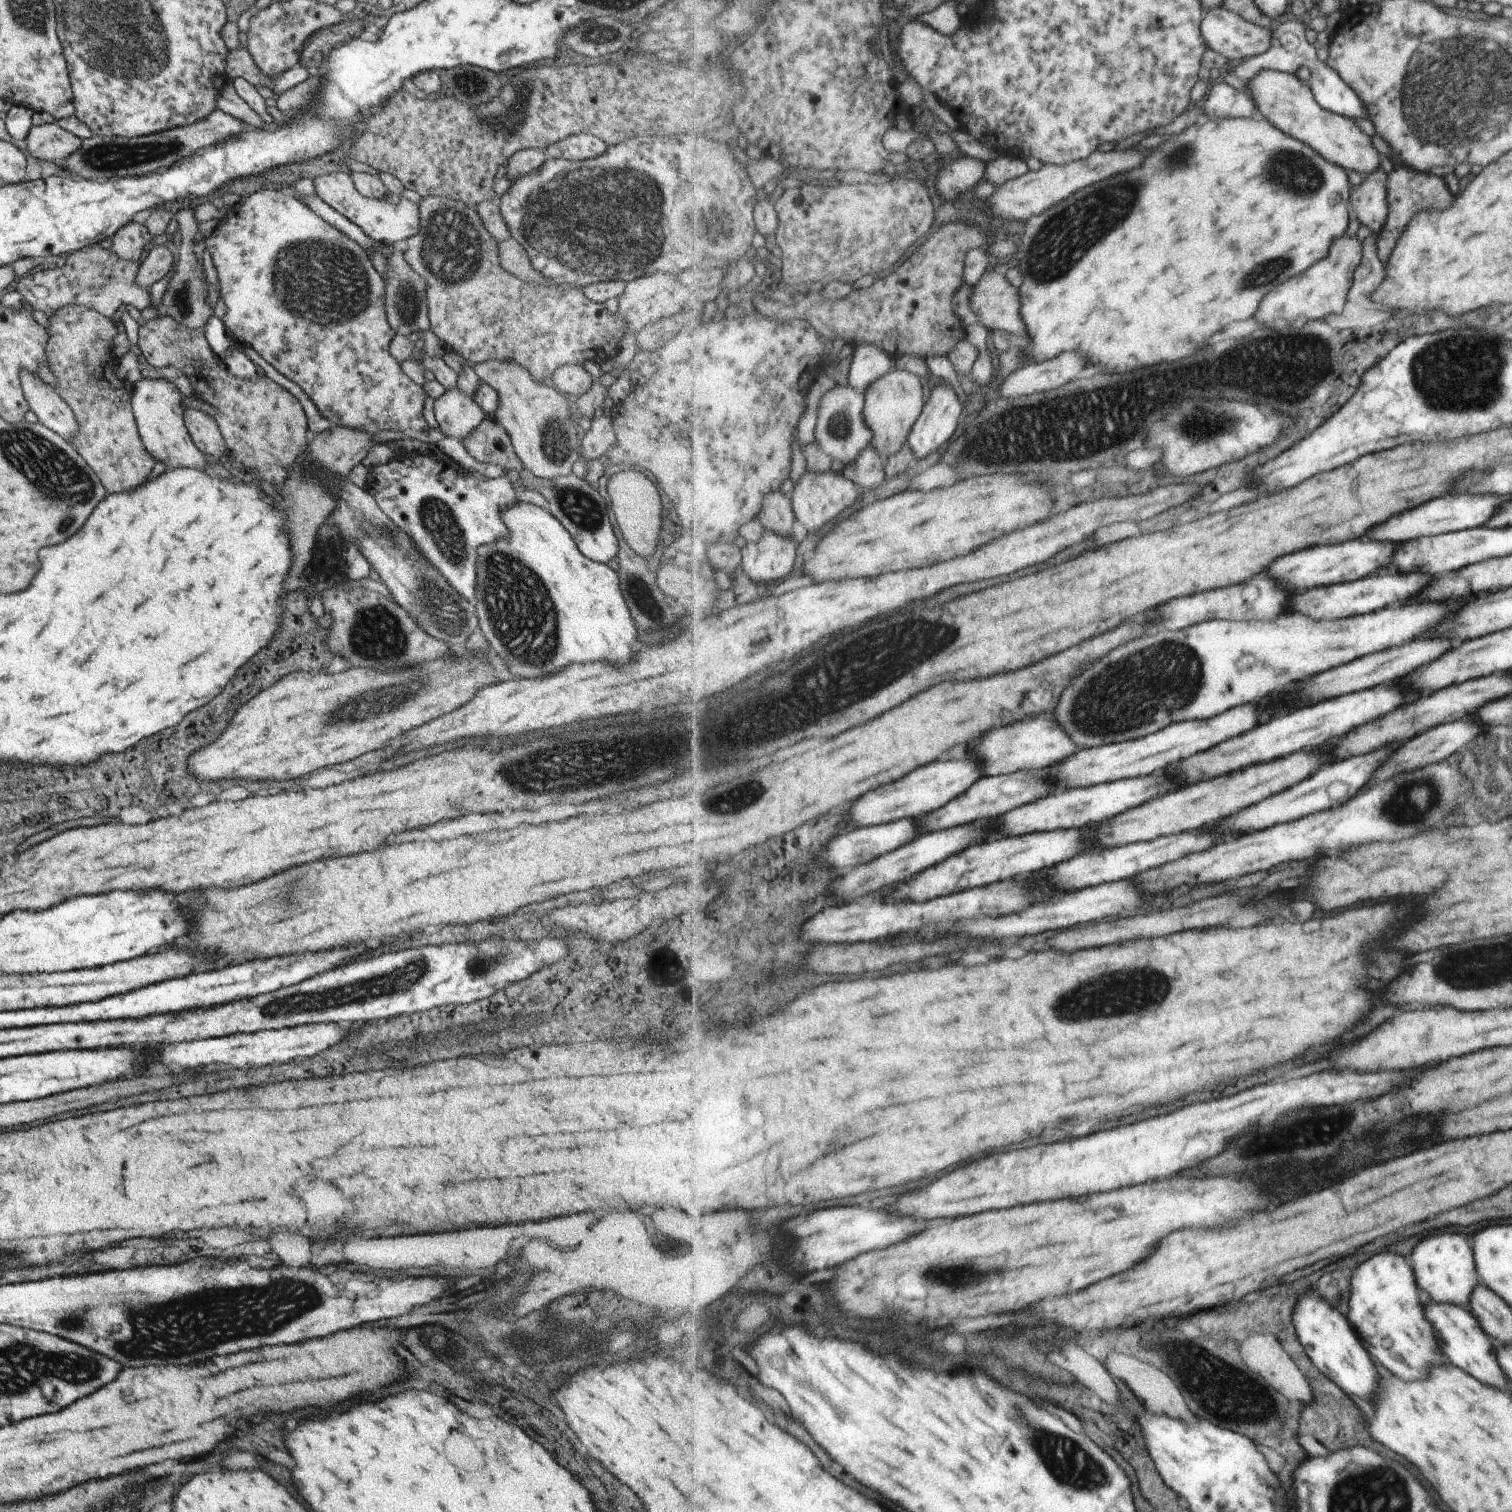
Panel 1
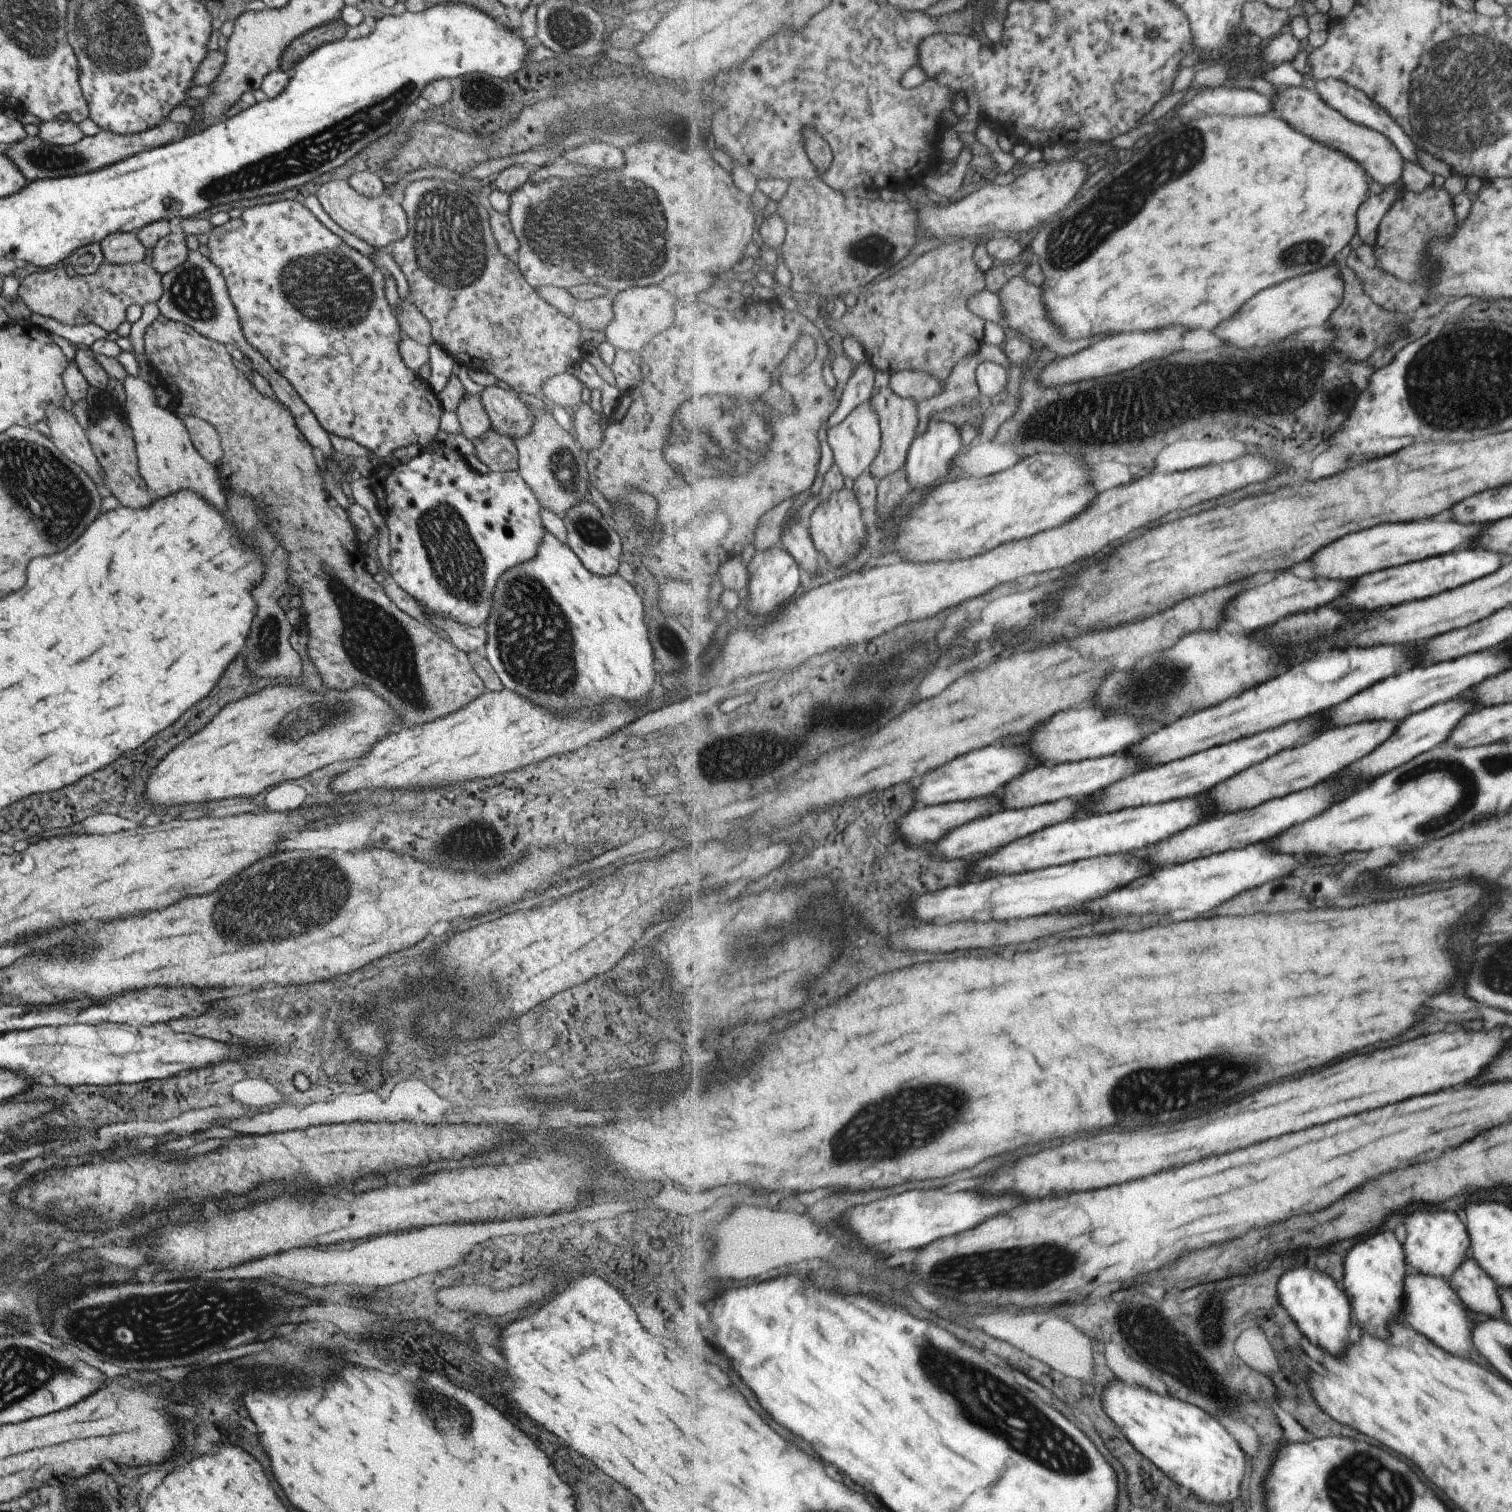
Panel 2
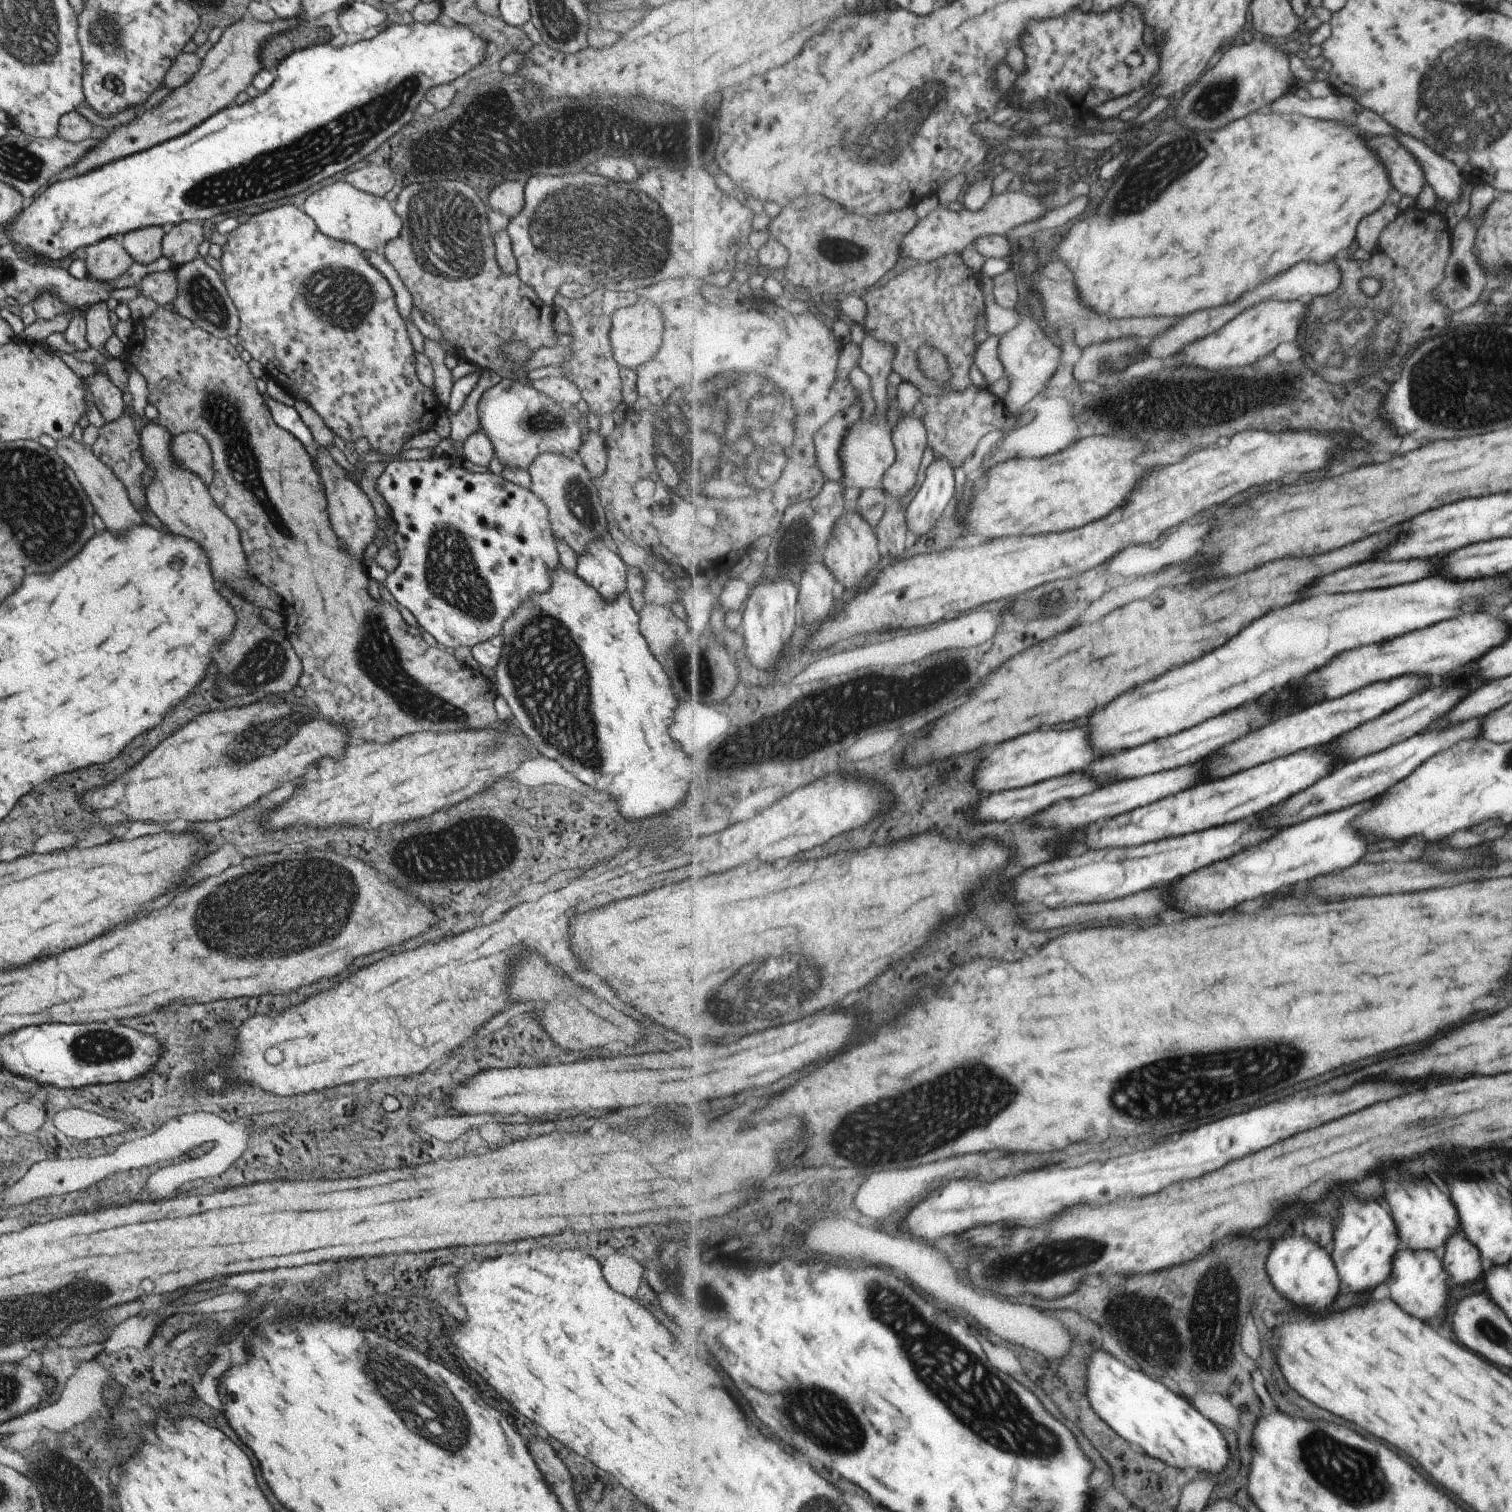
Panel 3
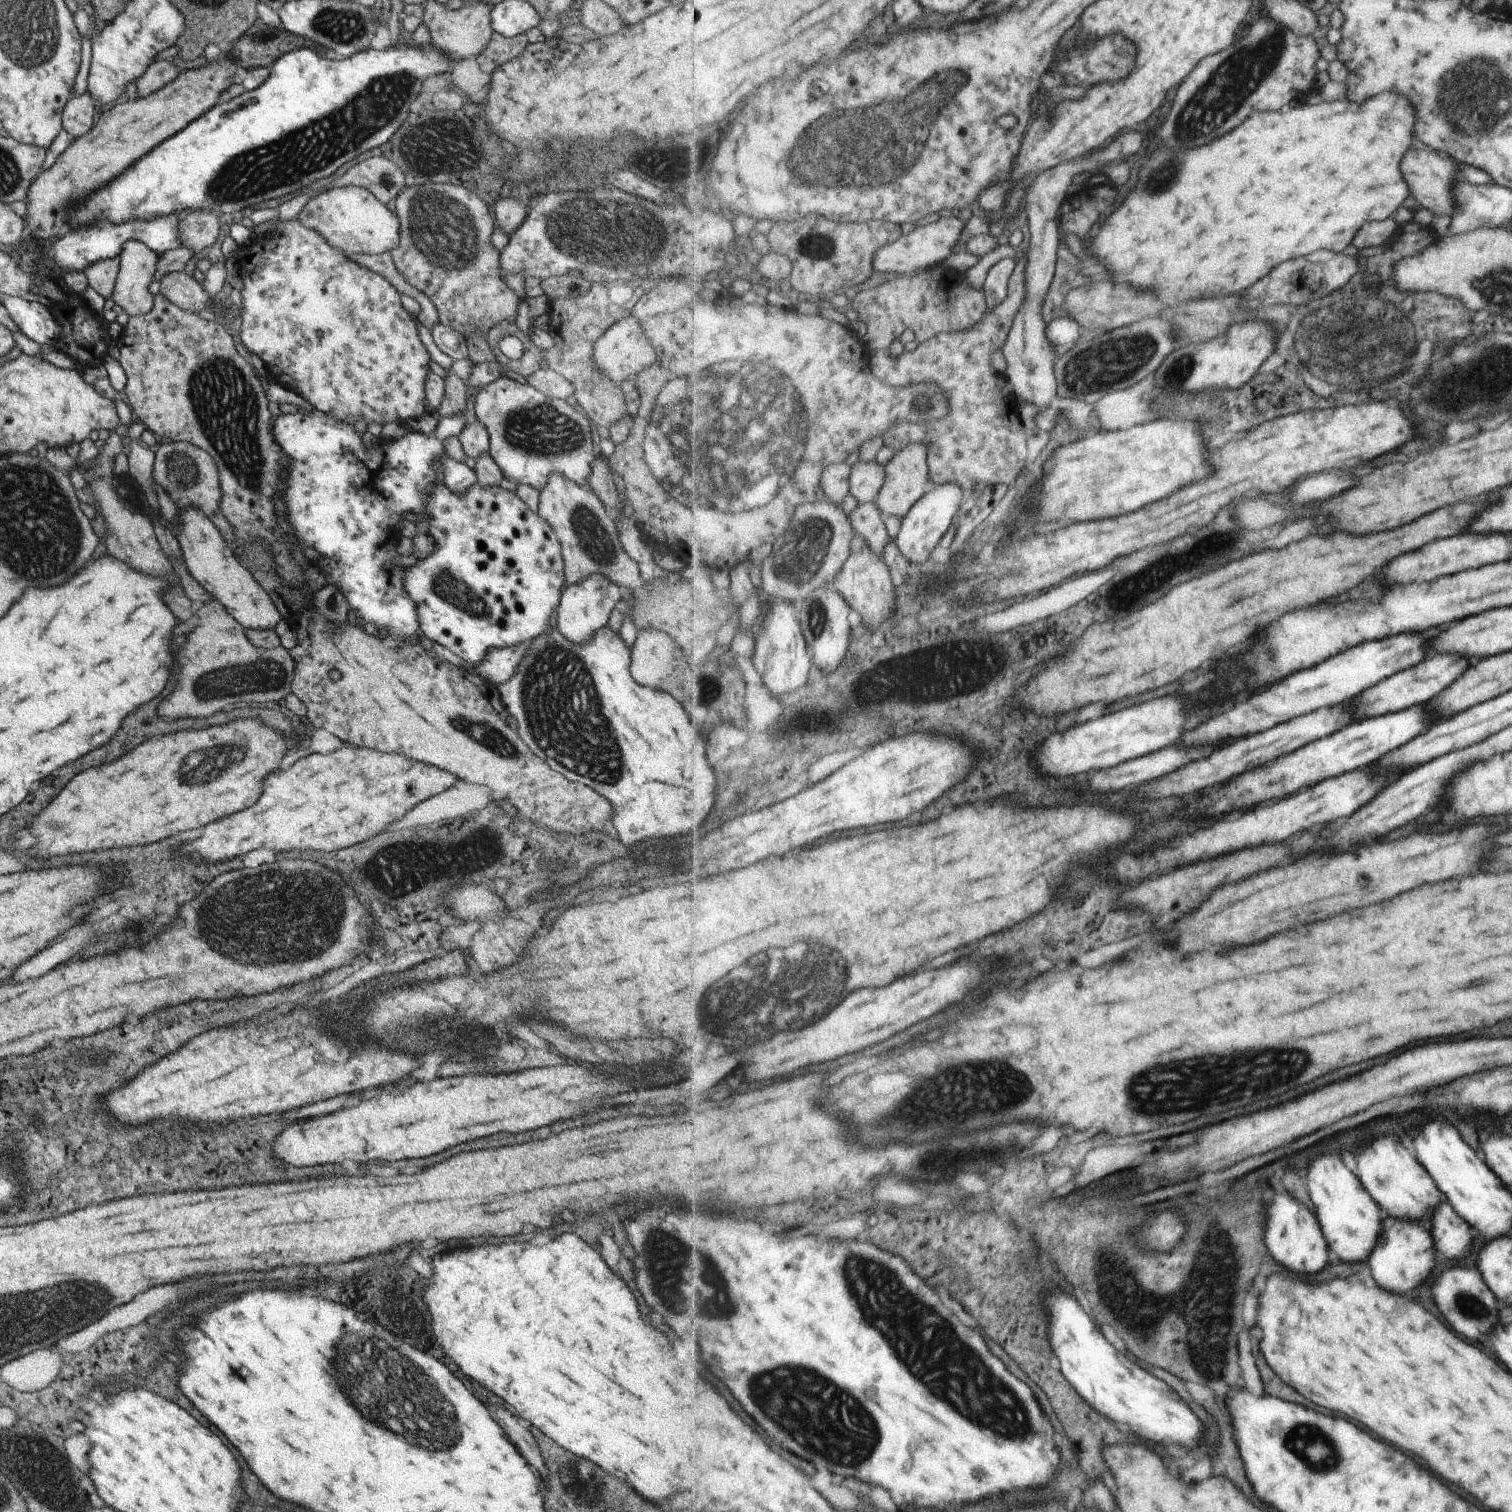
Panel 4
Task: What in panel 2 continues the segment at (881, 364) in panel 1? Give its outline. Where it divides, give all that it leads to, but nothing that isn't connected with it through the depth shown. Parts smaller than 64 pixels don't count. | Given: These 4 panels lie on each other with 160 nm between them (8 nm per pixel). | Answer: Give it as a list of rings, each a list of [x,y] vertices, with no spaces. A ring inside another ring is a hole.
[[[870,362],[856,366],[852,376],[844,386],[839,408],[828,421],[828,429],[841,425],[855,408],[869,402],[876,388],[876,372],[877,369]]]

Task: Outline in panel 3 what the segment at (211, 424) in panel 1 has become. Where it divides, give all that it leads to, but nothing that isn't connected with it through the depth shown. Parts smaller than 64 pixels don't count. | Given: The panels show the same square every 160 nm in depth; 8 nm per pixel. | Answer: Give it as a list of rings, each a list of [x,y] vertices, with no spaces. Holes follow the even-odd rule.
[[[183,432],[171,438],[169,456],[177,468],[193,472],[207,486],[214,477],[209,446],[197,432]]]

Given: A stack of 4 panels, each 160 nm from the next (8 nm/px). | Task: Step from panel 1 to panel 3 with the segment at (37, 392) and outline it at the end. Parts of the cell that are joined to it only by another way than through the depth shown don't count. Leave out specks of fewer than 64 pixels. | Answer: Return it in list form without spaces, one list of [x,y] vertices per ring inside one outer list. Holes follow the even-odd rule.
[[[69,436],[56,442],[53,450],[69,466],[107,530],[125,530],[127,526],[143,523],[140,514],[128,499],[123,483],[91,454],[90,448],[85,448],[82,442],[73,442]]]

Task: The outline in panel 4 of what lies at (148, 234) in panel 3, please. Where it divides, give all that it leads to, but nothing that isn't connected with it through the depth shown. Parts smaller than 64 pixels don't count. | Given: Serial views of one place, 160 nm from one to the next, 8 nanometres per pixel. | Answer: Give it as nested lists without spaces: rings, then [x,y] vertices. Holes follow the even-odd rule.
[[[129,240],[121,246],[117,277],[110,300],[128,316],[146,314],[152,308],[148,285],[155,276],[158,258],[145,244]]]

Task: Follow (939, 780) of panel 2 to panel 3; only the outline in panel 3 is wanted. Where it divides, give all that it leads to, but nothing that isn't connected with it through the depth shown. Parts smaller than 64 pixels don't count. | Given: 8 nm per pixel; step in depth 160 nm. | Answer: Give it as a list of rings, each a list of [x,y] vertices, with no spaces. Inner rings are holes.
[[[1075,726],[1071,730],[1039,730],[1019,738],[1013,738],[1001,744],[993,754],[989,754],[977,768],[973,782],[975,786],[989,794],[989,792],[1003,792],[1011,788],[1023,788],[1029,784],[1037,784],[1039,780],[1051,780],[1057,776],[1071,774],[1075,770],[1085,768],[1087,764],[1095,762],[1093,748],[1089,748],[1089,734],[1085,728]]]

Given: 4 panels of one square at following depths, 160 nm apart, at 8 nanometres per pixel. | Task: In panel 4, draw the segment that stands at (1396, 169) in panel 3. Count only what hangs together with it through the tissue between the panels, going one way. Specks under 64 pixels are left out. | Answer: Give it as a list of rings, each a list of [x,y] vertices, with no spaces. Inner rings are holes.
[[[1409,148],[1409,156],[1401,160],[1401,172],[1405,172],[1404,180],[1408,182],[1413,200],[1418,207],[1429,210],[1434,216],[1449,216],[1457,212],[1457,196],[1453,196],[1453,184],[1461,180],[1461,163],[1457,163],[1451,156],[1439,156],[1429,150]]]

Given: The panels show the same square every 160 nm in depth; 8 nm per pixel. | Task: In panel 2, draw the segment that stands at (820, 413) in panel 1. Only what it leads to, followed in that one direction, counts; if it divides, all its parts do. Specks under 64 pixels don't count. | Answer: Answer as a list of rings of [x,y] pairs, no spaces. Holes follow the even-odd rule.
[[[865,402],[859,408],[855,408],[852,414],[849,414],[841,425],[837,425],[827,430],[827,441],[830,449],[834,453],[834,464],[843,472],[844,476],[854,481],[861,474],[868,473],[877,458],[881,448],[883,448],[883,430],[881,430],[881,420],[871,404]]]

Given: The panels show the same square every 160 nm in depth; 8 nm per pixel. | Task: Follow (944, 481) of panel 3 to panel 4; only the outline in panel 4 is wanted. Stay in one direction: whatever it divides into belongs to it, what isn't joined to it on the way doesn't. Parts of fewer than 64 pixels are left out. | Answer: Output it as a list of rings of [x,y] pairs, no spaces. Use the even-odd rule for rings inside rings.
[[[943,484],[943,486],[934,485],[929,488],[929,492],[921,499],[919,503],[909,512],[901,521],[900,531],[895,538],[895,544],[899,548],[904,559],[915,564],[922,564],[931,559],[931,552],[947,530],[954,524],[956,515],[960,512],[964,504],[965,492],[957,484]]]

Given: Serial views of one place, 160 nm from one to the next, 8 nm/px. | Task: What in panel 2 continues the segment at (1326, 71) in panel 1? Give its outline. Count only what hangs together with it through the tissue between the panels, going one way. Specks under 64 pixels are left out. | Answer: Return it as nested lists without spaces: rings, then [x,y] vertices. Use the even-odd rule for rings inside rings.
[[[1318,77],[1317,83],[1315,84],[1315,90],[1319,92],[1321,98],[1331,105],[1334,109],[1339,110],[1341,114],[1344,114],[1353,120],[1355,124],[1365,125],[1367,128],[1376,130],[1381,134],[1384,134],[1394,145],[1396,145],[1397,150],[1401,152],[1404,160],[1408,160],[1411,163],[1419,164],[1416,151],[1418,146],[1414,143],[1414,140],[1409,136],[1404,129],[1401,129],[1398,124],[1395,124],[1391,117],[1383,110],[1379,108],[1375,102],[1371,102],[1361,90],[1345,84],[1342,80],[1333,77]]]

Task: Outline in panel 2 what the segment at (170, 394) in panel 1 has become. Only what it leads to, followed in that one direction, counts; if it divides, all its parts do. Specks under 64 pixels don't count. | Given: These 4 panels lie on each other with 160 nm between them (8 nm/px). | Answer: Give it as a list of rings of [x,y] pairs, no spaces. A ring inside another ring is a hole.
[[[126,373],[122,386],[125,396],[123,415],[131,430],[137,470],[149,488],[153,499],[189,489],[201,495],[206,503],[211,503],[225,516],[227,512],[220,476],[217,474],[215,465],[205,462],[195,452],[182,420],[179,420],[167,408],[157,406],[154,388],[148,382],[143,382],[141,378],[133,378]]]

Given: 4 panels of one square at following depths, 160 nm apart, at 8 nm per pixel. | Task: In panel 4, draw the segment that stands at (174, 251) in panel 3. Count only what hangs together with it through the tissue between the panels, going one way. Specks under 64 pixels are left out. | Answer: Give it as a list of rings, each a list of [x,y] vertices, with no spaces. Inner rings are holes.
[[[189,210],[177,226],[182,248],[194,254],[211,247],[219,234],[219,215],[207,210]]]

